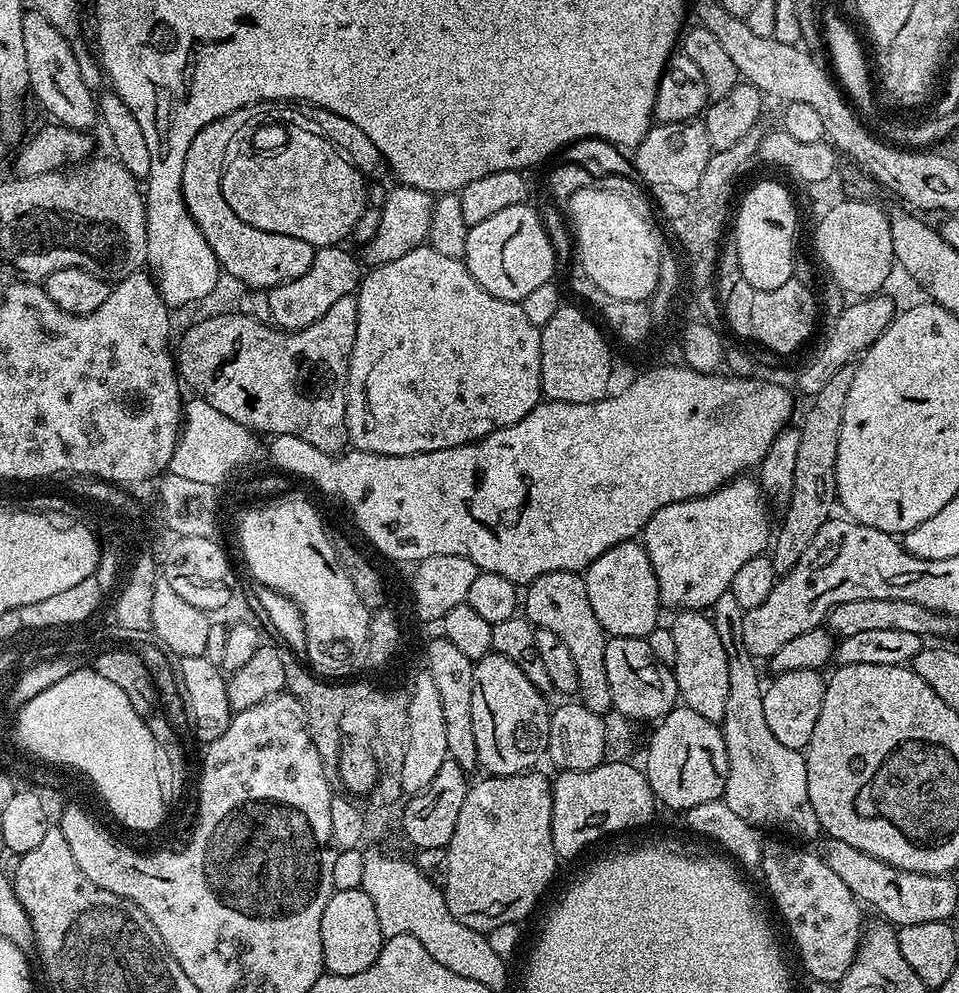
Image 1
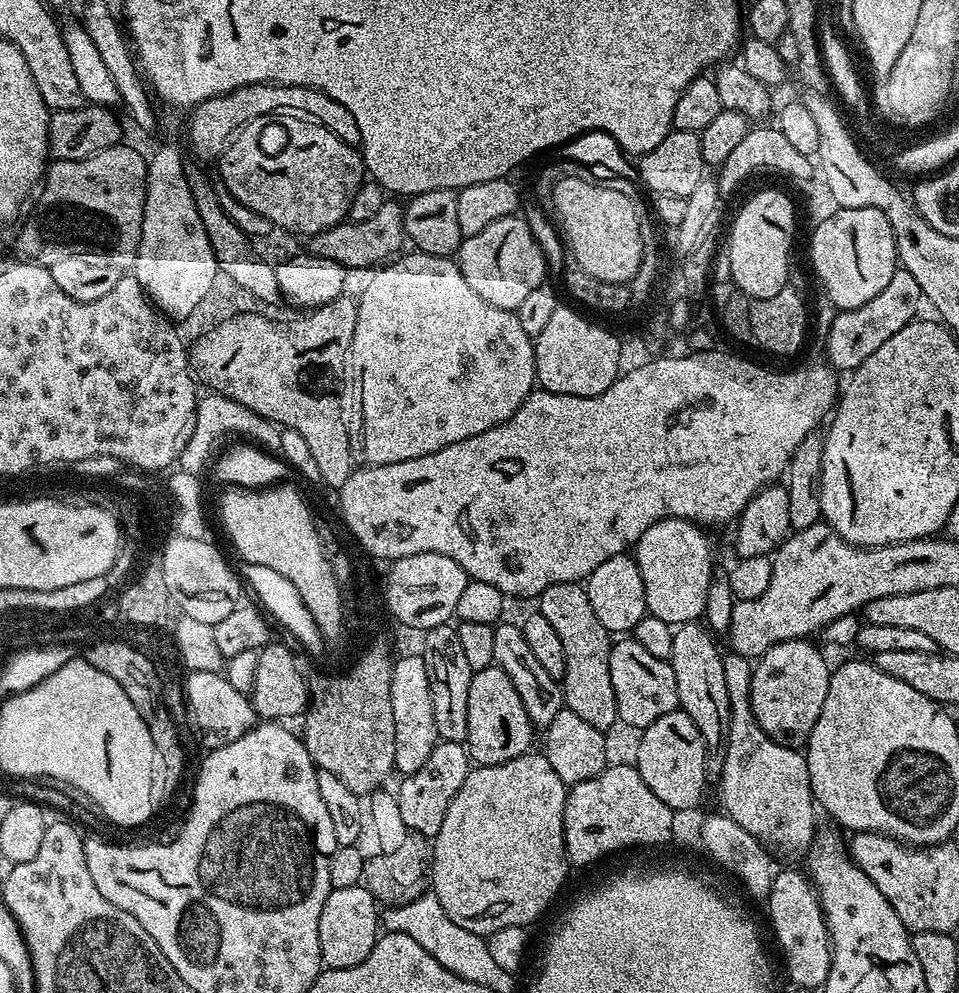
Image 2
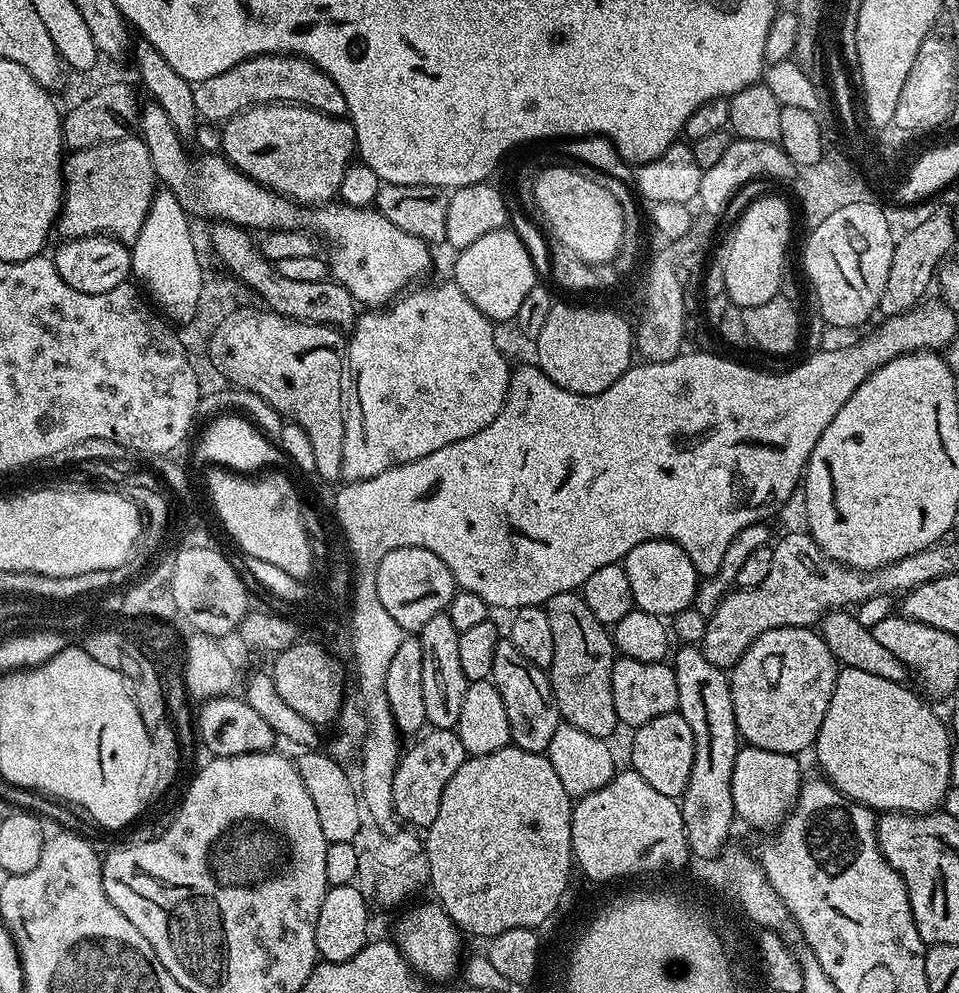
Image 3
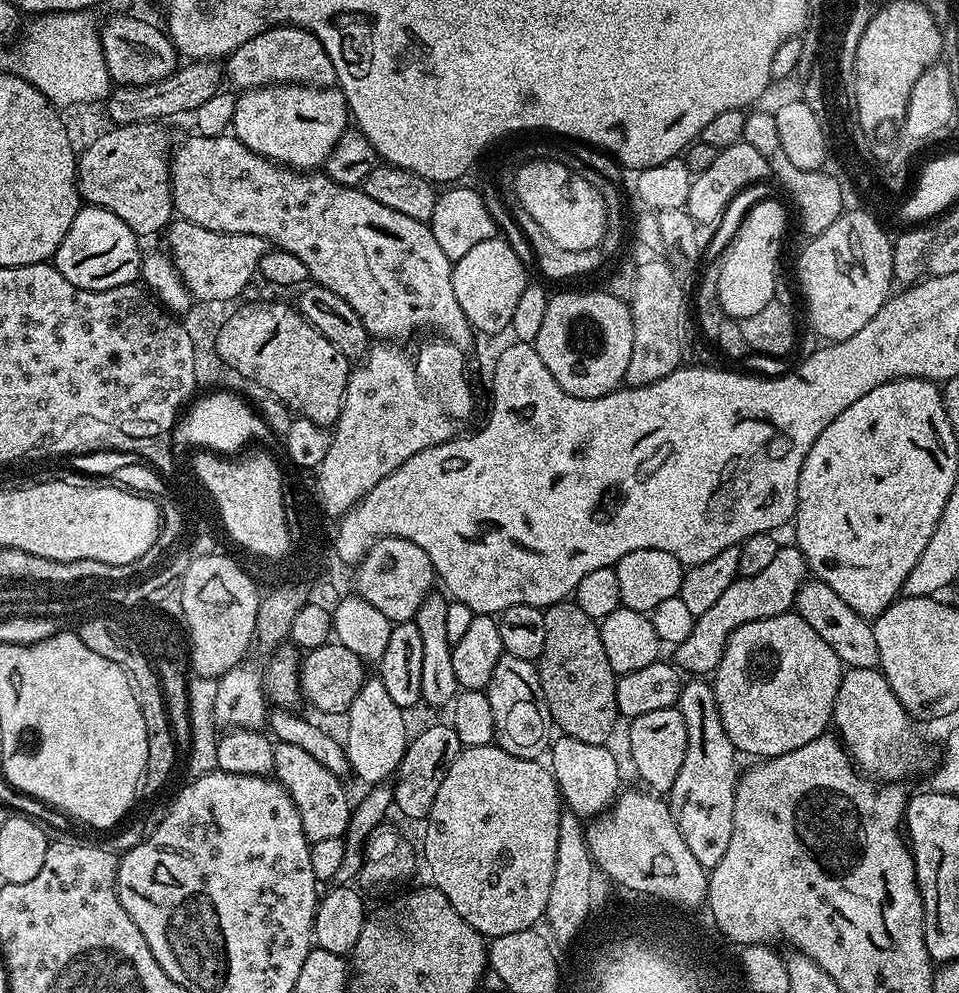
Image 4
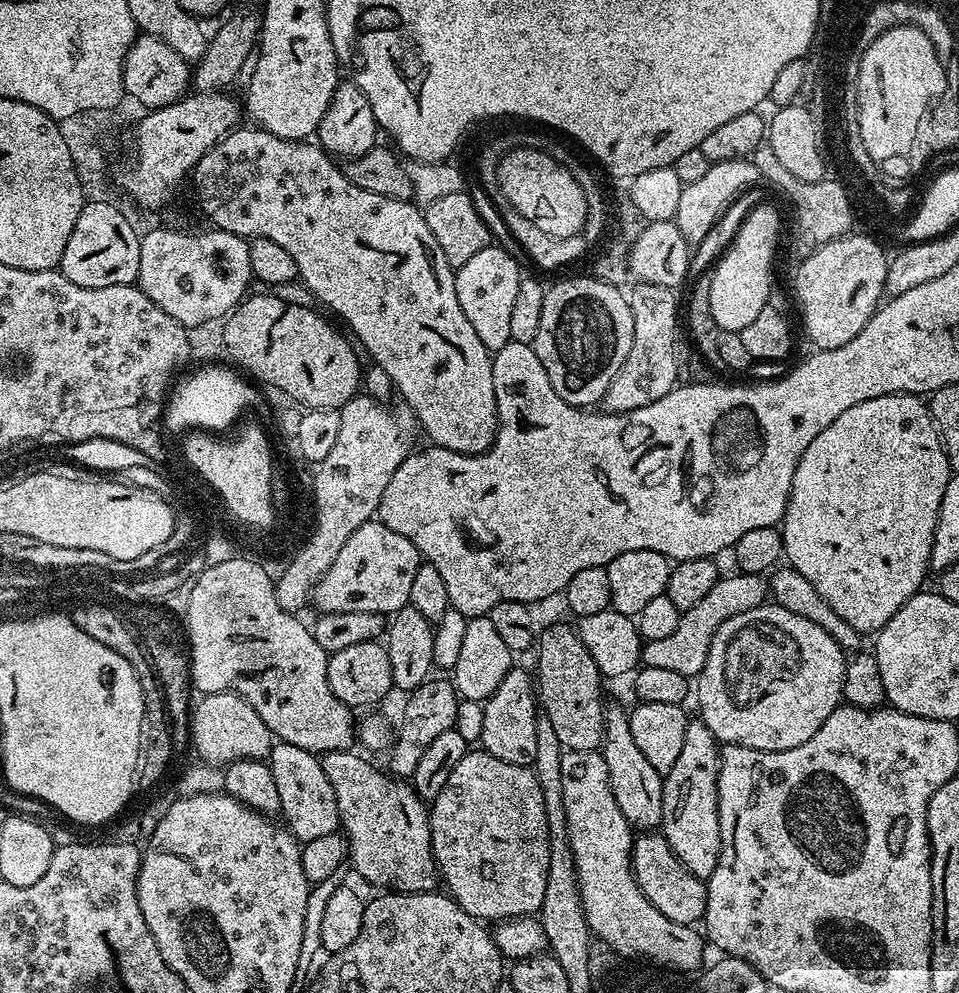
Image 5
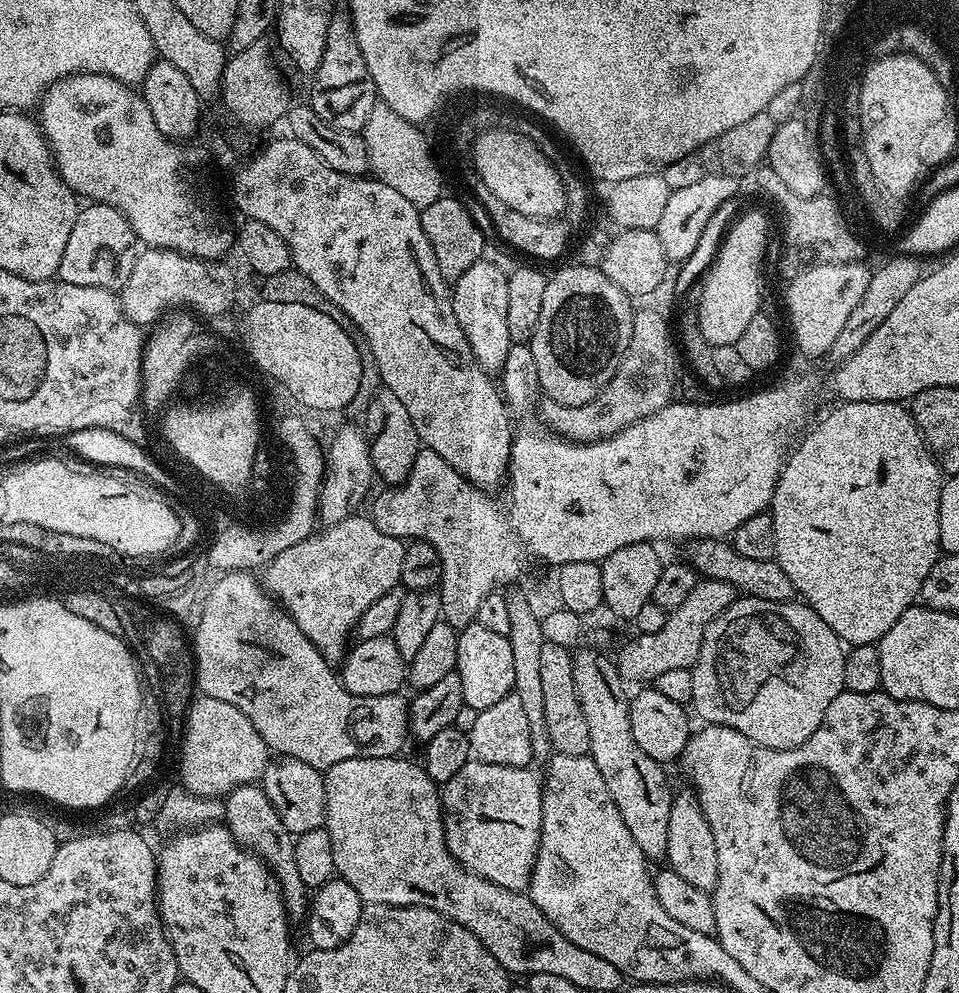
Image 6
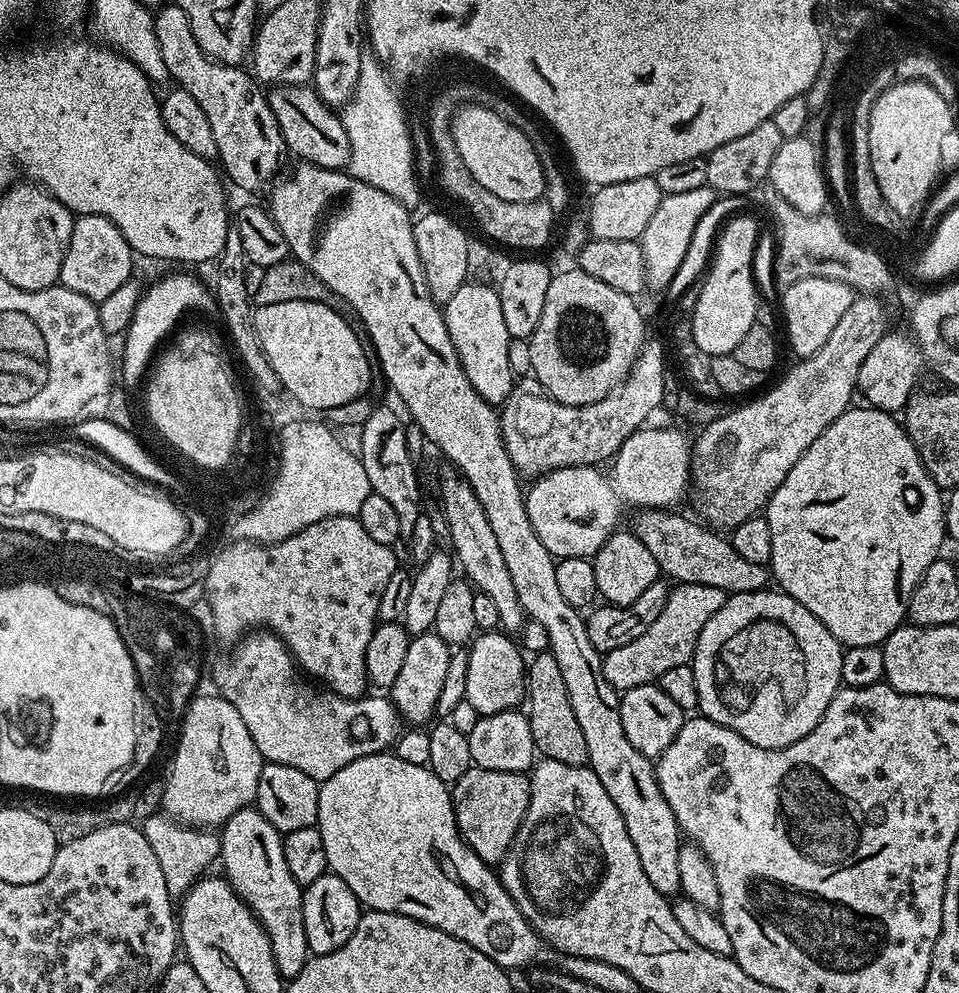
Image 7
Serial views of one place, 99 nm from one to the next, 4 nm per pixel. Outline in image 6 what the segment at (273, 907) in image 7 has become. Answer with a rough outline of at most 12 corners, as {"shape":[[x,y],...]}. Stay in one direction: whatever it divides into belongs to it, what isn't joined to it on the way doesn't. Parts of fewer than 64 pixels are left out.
{"shape":[[263,787],[233,788],[223,823],[280,883],[289,921],[310,900],[296,842]]}

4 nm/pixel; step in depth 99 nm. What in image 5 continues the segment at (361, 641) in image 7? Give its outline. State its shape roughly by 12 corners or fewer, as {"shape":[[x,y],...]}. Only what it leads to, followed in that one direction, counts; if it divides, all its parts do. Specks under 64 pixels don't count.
{"shape":[[370,519],[316,583],[321,613],[409,607],[421,562]]}

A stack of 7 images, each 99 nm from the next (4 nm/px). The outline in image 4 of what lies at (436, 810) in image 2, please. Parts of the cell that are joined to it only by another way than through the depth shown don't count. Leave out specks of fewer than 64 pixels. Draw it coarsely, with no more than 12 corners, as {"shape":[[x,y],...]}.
{"shape":[[448,722],[409,739],[392,784],[395,811],[427,821],[460,753]]}

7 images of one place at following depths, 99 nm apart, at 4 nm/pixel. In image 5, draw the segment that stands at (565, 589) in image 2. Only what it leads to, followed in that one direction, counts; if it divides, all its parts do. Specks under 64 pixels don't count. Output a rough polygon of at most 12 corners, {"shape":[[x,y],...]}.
{"shape":[[573,627],[538,636],[534,684],[561,749],[604,739],[600,667]]}

